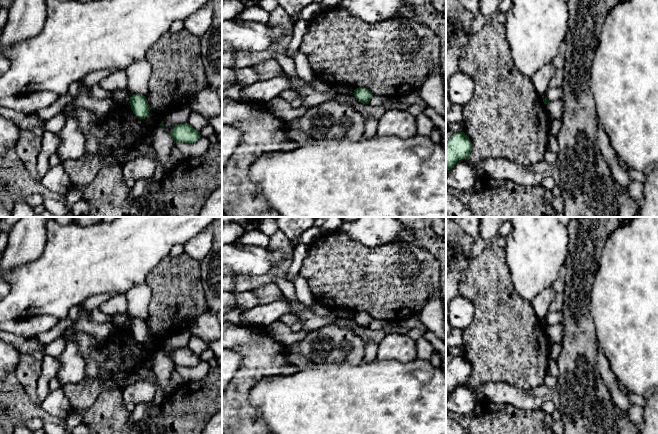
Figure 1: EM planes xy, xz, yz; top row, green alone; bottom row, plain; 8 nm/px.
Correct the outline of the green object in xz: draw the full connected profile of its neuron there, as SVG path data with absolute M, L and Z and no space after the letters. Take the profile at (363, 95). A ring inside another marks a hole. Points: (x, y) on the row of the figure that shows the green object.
M357 88L354 90L353 94L358 99L358 101L363 104L369 104L369 101L373 95L371 91L365 88Z

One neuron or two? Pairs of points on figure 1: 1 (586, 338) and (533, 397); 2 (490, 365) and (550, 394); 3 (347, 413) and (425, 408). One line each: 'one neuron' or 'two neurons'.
1: one neuron
2: two neurons
3: one neuron

